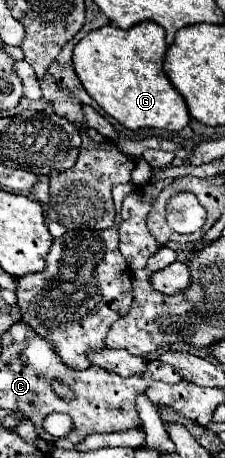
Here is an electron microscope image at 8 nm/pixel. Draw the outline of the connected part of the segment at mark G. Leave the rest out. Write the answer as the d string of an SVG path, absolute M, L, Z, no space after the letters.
M140 22L130 30L108 24L84 36L74 48L72 60L74 70L92 100L100 104L104 112L116 118L122 126L130 130L182 130L190 122L188 106L162 70L166 52L166 32L154 22Z

